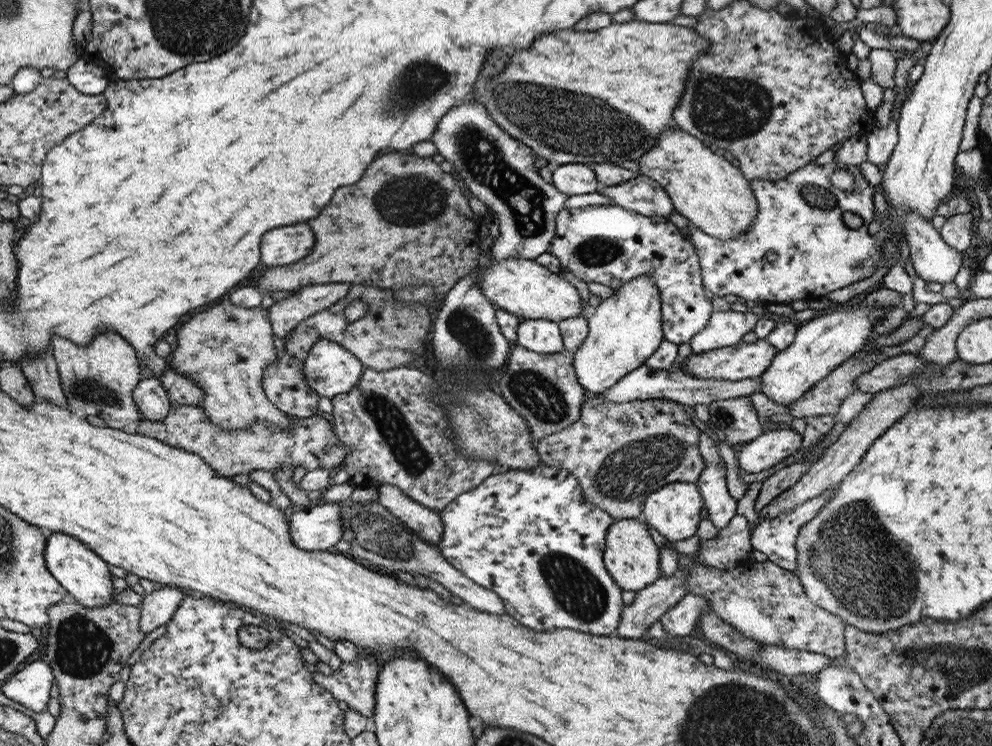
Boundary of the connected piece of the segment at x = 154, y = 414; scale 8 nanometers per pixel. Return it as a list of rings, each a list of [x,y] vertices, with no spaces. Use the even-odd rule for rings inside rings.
[[[160,377],[144,379],[135,389],[134,399],[139,406],[141,420],[161,421],[170,412],[170,397],[162,387]]]

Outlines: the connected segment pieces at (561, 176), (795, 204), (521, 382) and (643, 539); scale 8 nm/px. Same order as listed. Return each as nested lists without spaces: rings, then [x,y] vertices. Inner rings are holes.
[[[560,165],[553,171],[553,186],[567,196],[596,193],[600,183],[590,165]]]
[[[836,159],[824,166],[812,162],[781,180],[752,180],[751,189],[757,203],[756,217],[749,230],[741,232],[737,238],[719,240],[689,224],[682,234],[699,256],[703,286],[713,292],[715,297],[736,294],[738,299],[763,305],[790,304],[792,301],[814,301],[833,290],[872,276],[882,260],[884,242],[878,234],[875,236],[869,234],[869,224],[875,215],[874,188],[867,183],[859,166],[846,165],[842,166],[842,170],[850,171],[855,177],[855,189],[852,193],[836,189],[830,183],[830,176],[840,167]],[[844,212],[860,216],[863,219],[862,227],[858,230],[849,228],[843,220]],[[770,251],[778,254],[776,261],[767,260]]]
[[[515,344],[509,353],[507,368],[500,380],[500,394],[528,422],[534,440],[566,430],[580,417],[586,390],[576,380],[572,361],[573,352],[566,350],[556,354],[540,354]]]
[[[641,518],[614,520],[606,532],[603,562],[608,574],[621,590],[638,592],[660,577],[660,548],[650,536],[648,526]]]

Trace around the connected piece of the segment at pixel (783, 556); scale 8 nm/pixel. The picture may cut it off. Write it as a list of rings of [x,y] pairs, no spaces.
[[[840,483],[828,487],[828,489],[816,497],[800,505],[796,505],[796,507],[792,507],[790,511],[782,511],[780,515],[776,515],[776,518],[760,521],[760,523],[754,527],[754,530],[752,530],[752,535],[750,535],[751,546],[756,550],[760,550],[760,552],[764,552],[764,554],[768,556],[768,560],[774,564],[795,572],[796,564],[798,564],[796,536],[798,536],[800,528],[802,528],[806,522],[810,522],[810,520],[820,512],[820,508],[824,508],[824,504],[838,492],[838,488],[840,488]]]

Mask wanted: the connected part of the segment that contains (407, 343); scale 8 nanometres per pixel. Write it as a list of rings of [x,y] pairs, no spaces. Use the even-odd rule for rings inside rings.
[[[350,285],[348,293],[343,298],[340,298],[338,302],[332,304],[326,310],[322,310],[317,314],[310,316],[306,320],[303,320],[296,328],[290,332],[290,335],[284,337],[285,343],[284,351],[280,354],[280,358],[276,363],[270,363],[264,369],[263,378],[263,390],[264,394],[277,407],[284,413],[292,416],[292,418],[303,419],[311,417],[319,413],[318,400],[321,396],[318,391],[310,388],[308,380],[304,378],[304,362],[307,360],[308,354],[311,352],[312,346],[320,340],[320,338],[326,338],[330,342],[336,342],[340,346],[347,347],[353,355],[358,358],[362,357],[362,362],[367,368],[372,370],[392,370],[392,368],[405,367],[406,364],[410,364],[412,360],[416,360],[418,356],[422,356],[424,353],[424,346],[430,340],[430,326],[432,326],[432,320],[430,319],[428,306],[422,304],[405,304],[400,300],[397,300],[392,289],[381,289],[373,286],[366,285]],[[356,298],[362,298],[364,303],[368,305],[368,311],[362,318],[353,321],[352,318],[348,318],[348,306],[352,306],[352,302],[356,302]]]

